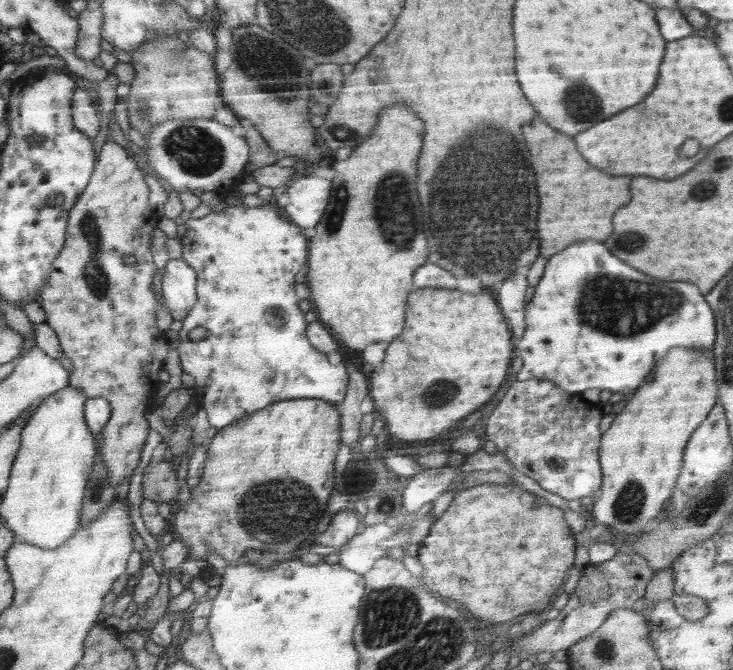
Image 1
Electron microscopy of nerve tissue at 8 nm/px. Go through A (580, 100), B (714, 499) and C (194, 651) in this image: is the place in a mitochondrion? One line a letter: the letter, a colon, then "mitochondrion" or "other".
A: mitochondrion
B: mitochondrion
C: other

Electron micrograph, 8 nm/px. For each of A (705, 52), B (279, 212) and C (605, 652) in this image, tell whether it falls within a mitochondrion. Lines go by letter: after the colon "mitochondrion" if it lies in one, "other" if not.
A: other
B: other
C: mitochondrion

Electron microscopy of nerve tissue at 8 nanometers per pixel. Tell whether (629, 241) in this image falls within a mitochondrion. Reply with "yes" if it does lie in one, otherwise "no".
yes

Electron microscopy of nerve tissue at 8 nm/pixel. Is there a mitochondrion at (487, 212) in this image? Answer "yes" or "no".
yes

